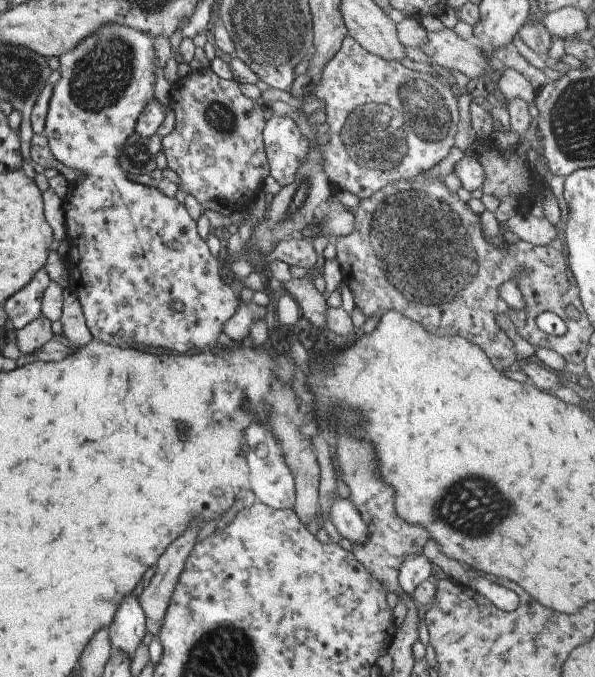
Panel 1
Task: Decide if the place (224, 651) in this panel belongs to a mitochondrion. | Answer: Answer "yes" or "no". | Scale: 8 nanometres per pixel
yes

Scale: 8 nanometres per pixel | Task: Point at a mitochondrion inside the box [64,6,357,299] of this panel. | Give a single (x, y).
(100, 78)

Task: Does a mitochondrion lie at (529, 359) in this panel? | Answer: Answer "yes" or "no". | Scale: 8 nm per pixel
no

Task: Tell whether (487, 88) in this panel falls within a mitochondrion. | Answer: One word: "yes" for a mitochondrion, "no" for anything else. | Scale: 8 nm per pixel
no

